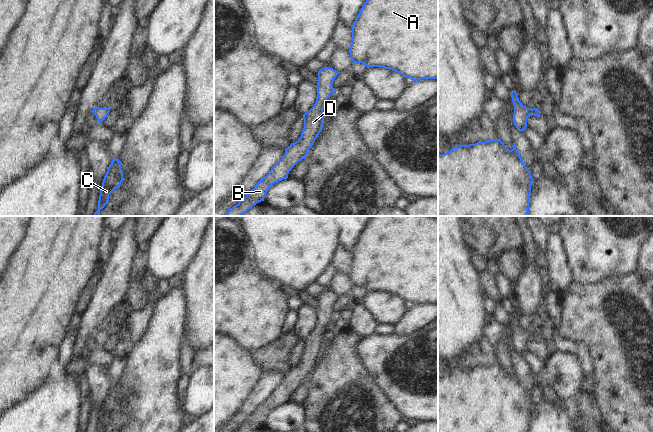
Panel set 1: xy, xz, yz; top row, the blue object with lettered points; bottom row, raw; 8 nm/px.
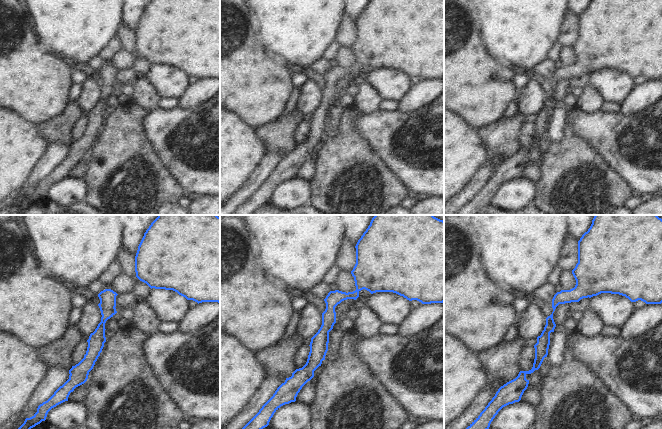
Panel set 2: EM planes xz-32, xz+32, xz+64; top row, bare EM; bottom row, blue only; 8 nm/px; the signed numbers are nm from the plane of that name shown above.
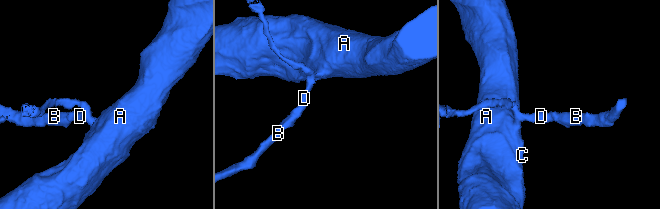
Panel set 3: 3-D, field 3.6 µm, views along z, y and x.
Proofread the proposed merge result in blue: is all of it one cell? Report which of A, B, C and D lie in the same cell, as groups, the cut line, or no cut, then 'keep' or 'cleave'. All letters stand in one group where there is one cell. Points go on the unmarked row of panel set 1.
A B C D | no cut | keep

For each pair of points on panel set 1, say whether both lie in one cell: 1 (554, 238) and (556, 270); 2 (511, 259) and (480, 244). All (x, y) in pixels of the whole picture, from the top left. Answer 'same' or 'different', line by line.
1: same
2: different

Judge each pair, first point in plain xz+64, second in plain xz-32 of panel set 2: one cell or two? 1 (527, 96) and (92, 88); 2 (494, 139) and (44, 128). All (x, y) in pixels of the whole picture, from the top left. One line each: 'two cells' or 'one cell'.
1: one cell
2: one cell

